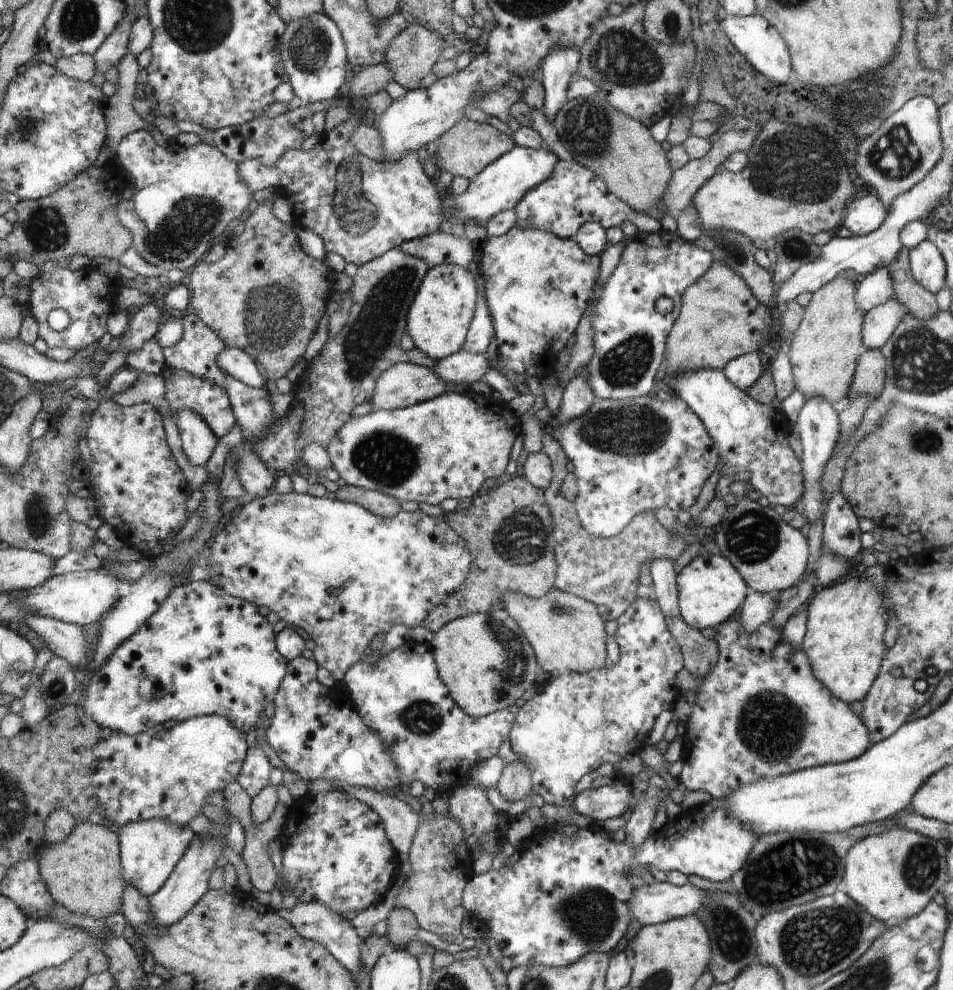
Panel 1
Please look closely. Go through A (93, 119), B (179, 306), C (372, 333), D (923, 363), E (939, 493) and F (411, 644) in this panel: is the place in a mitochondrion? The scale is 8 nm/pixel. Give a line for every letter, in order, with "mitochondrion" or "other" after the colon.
A: other
B: other
C: mitochondrion
D: mitochondrion
E: other
F: other

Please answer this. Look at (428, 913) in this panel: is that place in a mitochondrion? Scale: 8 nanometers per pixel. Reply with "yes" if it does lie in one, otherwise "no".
no

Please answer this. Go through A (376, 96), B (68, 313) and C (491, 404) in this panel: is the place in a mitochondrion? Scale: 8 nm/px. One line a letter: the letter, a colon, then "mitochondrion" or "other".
A: other
B: other
C: other

